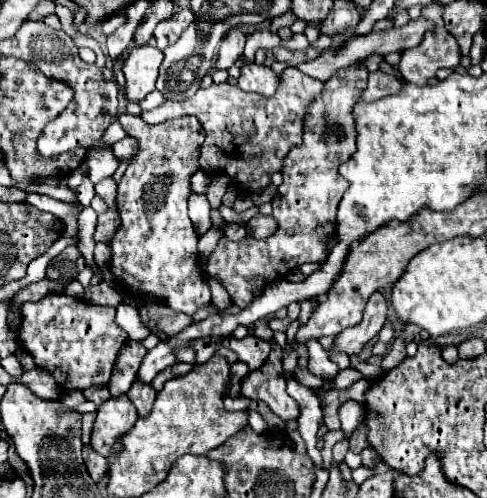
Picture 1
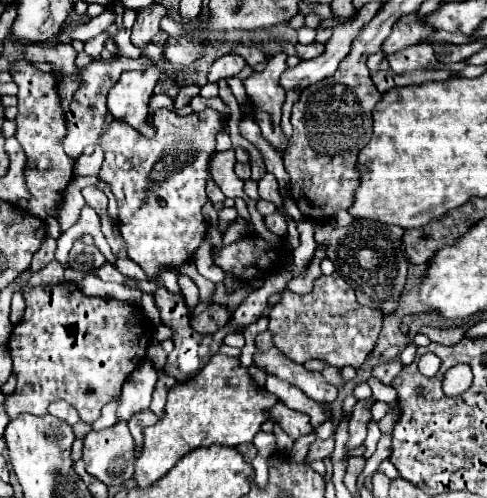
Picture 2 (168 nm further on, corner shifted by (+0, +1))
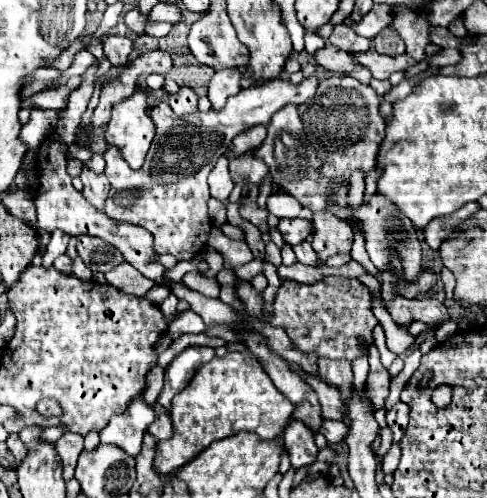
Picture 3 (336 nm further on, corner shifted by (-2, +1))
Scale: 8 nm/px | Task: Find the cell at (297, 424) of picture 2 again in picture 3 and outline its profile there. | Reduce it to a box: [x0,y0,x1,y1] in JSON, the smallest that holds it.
[284,420,318,470]

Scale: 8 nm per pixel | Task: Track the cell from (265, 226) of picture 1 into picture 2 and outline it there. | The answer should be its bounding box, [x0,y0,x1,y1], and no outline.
[266,214,286,236]

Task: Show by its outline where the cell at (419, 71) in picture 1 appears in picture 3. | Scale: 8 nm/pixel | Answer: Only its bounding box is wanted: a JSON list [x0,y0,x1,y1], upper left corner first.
[352,50,416,80]

